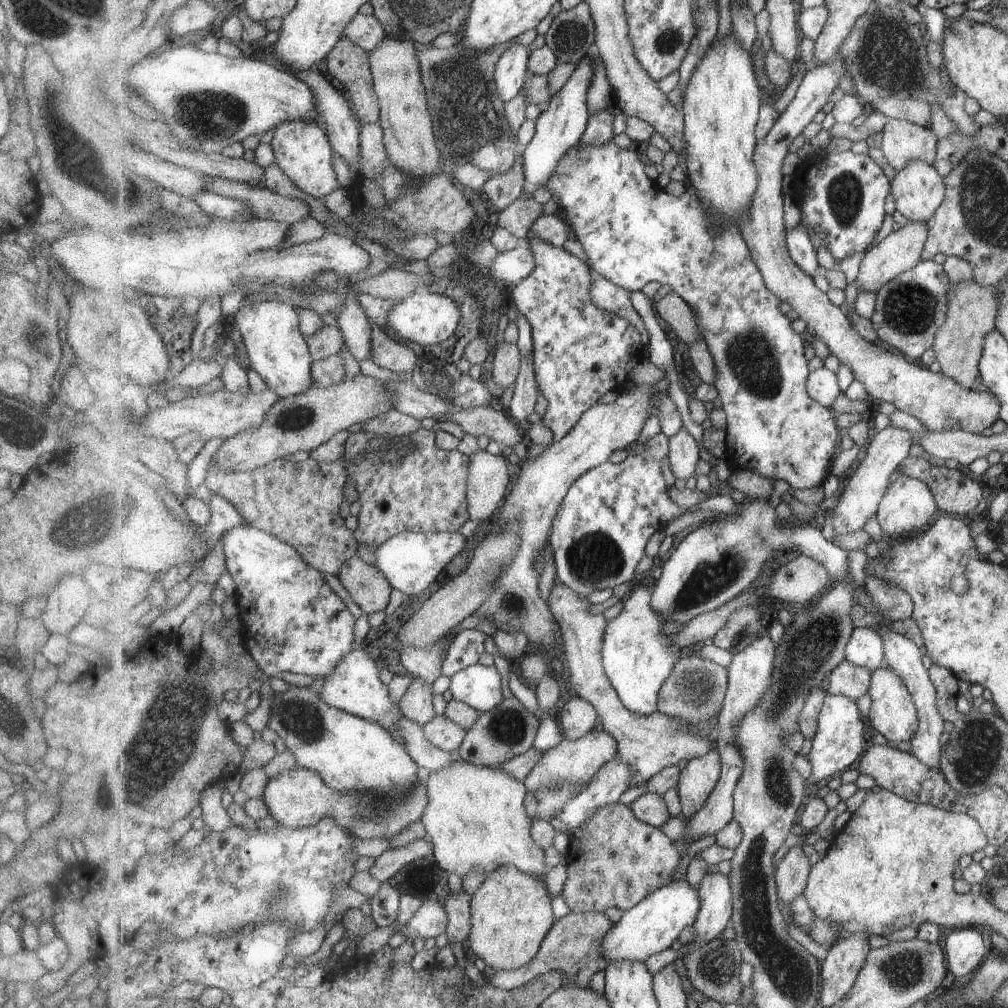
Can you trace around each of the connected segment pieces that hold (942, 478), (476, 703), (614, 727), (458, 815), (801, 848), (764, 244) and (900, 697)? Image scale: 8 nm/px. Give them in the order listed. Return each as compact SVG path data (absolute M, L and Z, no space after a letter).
M923 456L907 457L898 472L925 481L936 496L938 508L947 513L972 515L985 496L983 486L963 474L960 469L933 466Z
M480 662L460 670L450 677L450 692L453 698L476 708L480 713L497 708L503 696L503 680L495 666Z
M557 579L548 603L560 624L569 686L577 697L593 704L602 728L618 741L618 759L627 764L629 770L635 774L631 787L641 787L664 768L679 764L681 760L690 761L705 756L715 748L716 737L711 740L699 736L699 730L683 719L667 716L659 711L649 716L639 716L623 704L604 668L603 643L608 622L602 613L593 614L589 610L591 603L587 598Z
M457 758L447 768L430 772L426 782L429 806L421 821L434 846L439 866L459 877L483 870L487 875L507 864L542 878L548 872L545 850L531 834L534 820L525 808L527 785L503 768L491 768Z
M804 843L789 849L777 867L776 883L780 900L787 908L797 896L804 894L812 871L809 853Z
M836 57L832 62L825 65L809 66L809 70L806 72L799 90L791 104L787 107L787 110L779 117L772 131L765 138L758 140L755 154L753 154L753 162L755 162L755 166L759 170L759 186L757 186L751 210L738 223L740 231L748 244L749 250L752 252L752 259L763 273L769 290L779 296L781 300L789 302L798 313L798 316L809 324L810 332L815 332L819 338L823 338L827 342L831 354L836 356L842 364L852 368L856 380L865 384L871 400L875 403L878 401L891 402L898 410L917 418L929 431L938 433L945 431L969 431L983 435L988 428L991 428L990 426L993 426L1000 419L1001 402L993 392L977 392L963 388L959 382L945 376L941 372L933 373L927 367L919 368L919 366L915 366L911 361L905 360L905 356L901 356L901 352L900 354L893 354L891 350L885 350L883 346L877 346L877 344L871 344L871 342L865 340L861 333L857 332L856 328L853 328L852 320L848 317L849 314L847 314L844 307L835 306L829 300L829 296L815 286L813 277L809 276L809 273L805 272L793 260L787 248L787 231L785 230L785 220L783 220L785 218L785 212L783 212L783 172L781 172L783 162L785 162L785 158L789 154L789 146L791 146L793 138L797 138L813 122L817 112L829 102L831 94L837 90L839 82L846 73L848 74L848 68L845 66L845 61L842 60L842 57Z
M879 668L872 671L871 688L868 693L872 696L871 712L867 720L869 725L884 736L889 744L896 745L913 740L919 728L919 711L903 678L893 668Z

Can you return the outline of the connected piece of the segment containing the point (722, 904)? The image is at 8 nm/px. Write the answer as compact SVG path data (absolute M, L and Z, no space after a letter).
M707 872L698 888L703 902L694 924L698 932L697 938L693 944L682 947L688 954L697 948L703 948L712 940L719 939L721 932L730 926L734 913L729 875Z

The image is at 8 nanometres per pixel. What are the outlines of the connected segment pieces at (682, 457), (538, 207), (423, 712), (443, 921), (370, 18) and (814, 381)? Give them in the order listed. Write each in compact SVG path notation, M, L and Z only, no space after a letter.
M682 428L677 436L670 438L670 463L673 476L677 480L686 481L695 477L695 468L699 462L699 446L697 440Z
M523 196L499 213L497 226L509 230L524 242L532 226L541 218L543 206L533 197Z
M421 678L413 680L399 703L404 716L421 725L431 722L438 714L431 684Z
M426 900L417 914L407 921L407 924L399 923L397 932L405 934L407 938L437 938L448 927L448 912L444 902Z
M357 14L343 34L368 53L375 50L383 39L389 36L384 24L374 14Z
M826 367L811 372L807 388L809 396L827 408L832 408L835 400L843 393L837 373Z

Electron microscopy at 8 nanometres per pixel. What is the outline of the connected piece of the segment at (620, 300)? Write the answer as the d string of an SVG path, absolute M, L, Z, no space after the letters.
M591 269L591 274L593 278L593 284L591 284L591 300L599 308L609 310L609 312L619 314L625 320L629 320L629 324L633 324L641 332L644 346L649 347L650 334L645 321L641 318L639 312L635 310L635 306L633 306L633 300L631 300L632 292L620 286L615 286L613 282L603 278L601 274L597 274L593 269Z

